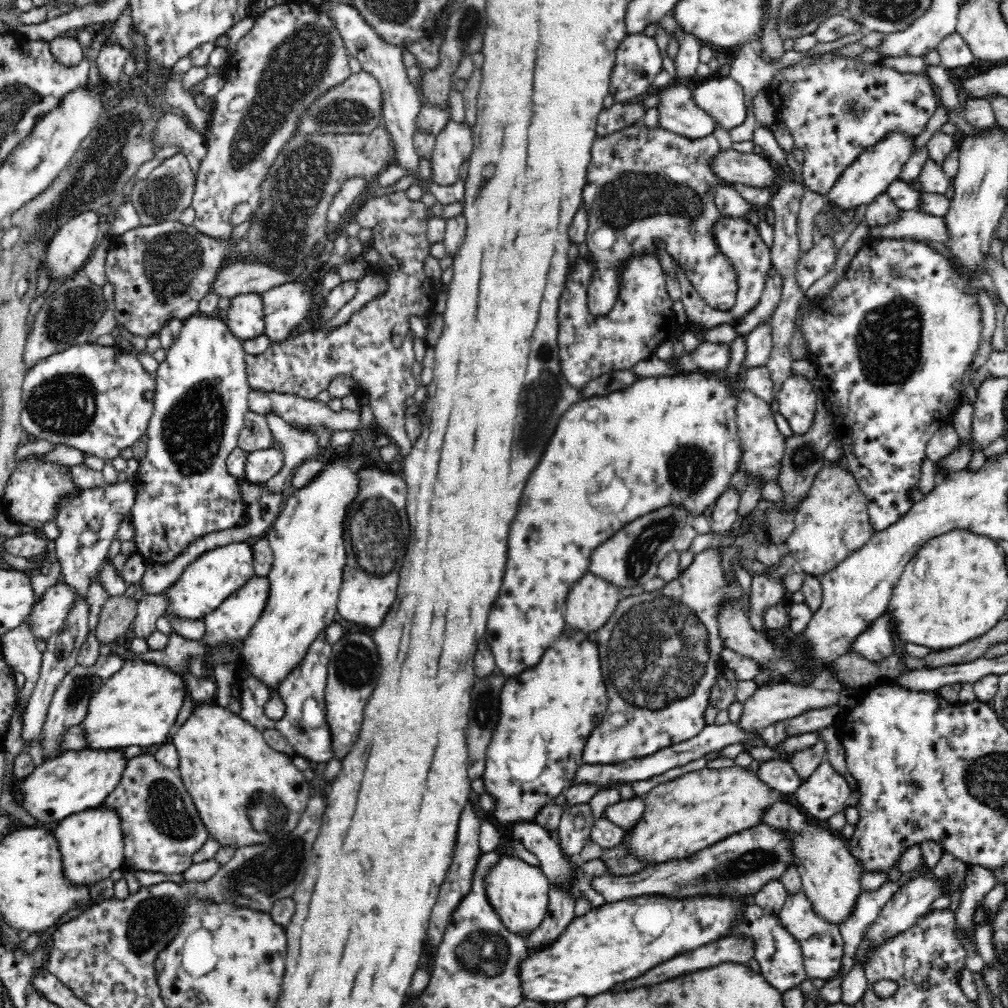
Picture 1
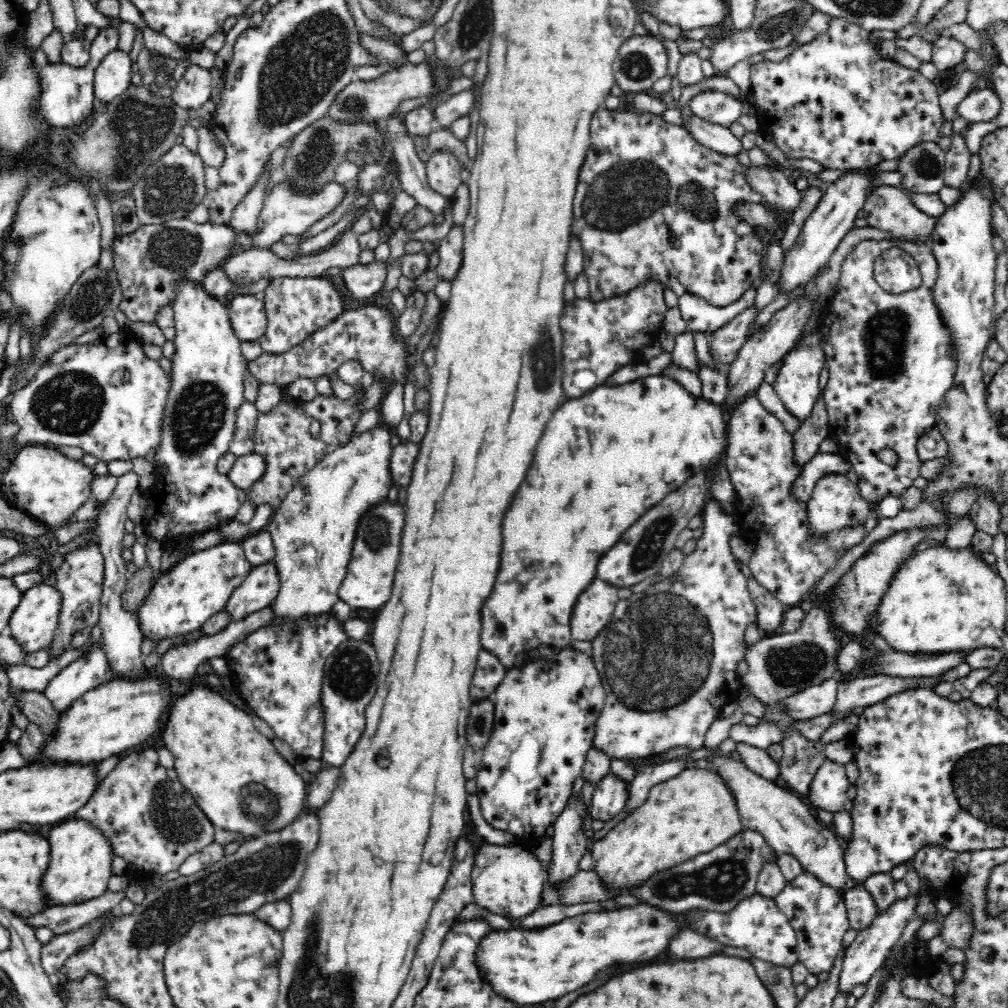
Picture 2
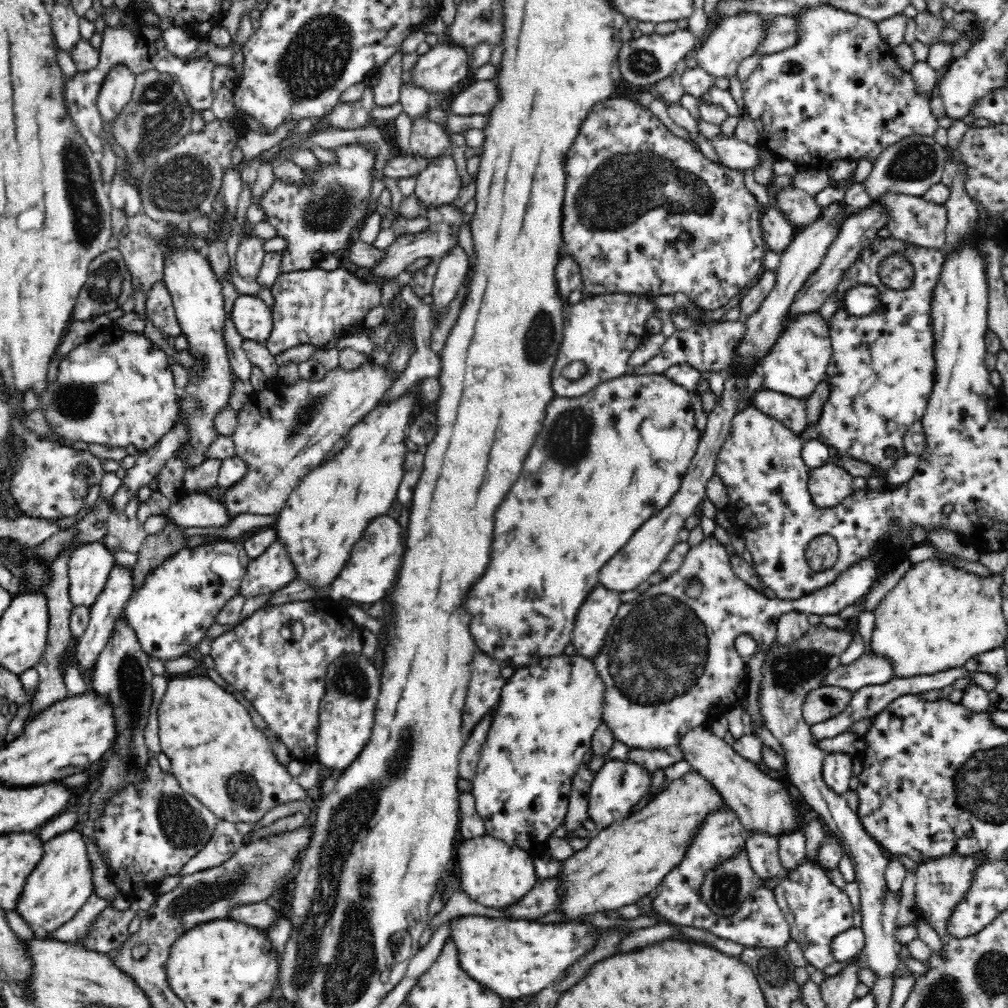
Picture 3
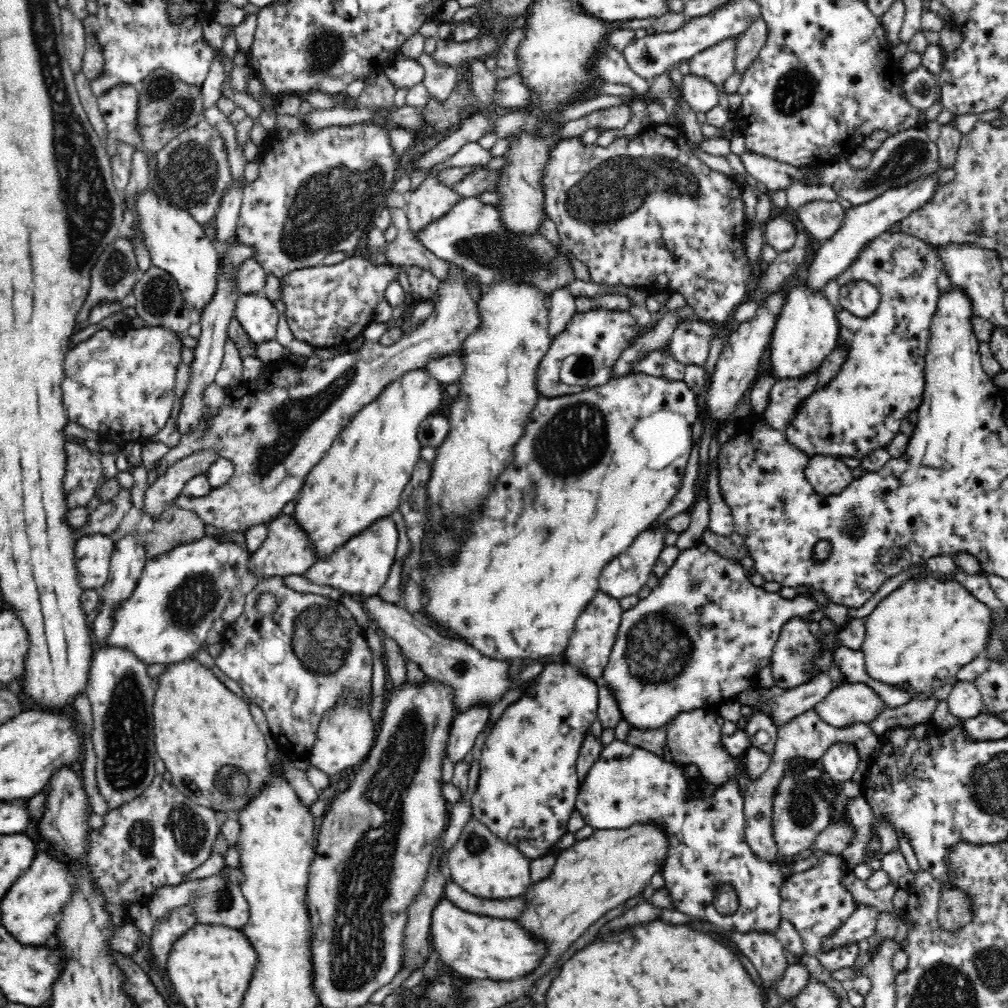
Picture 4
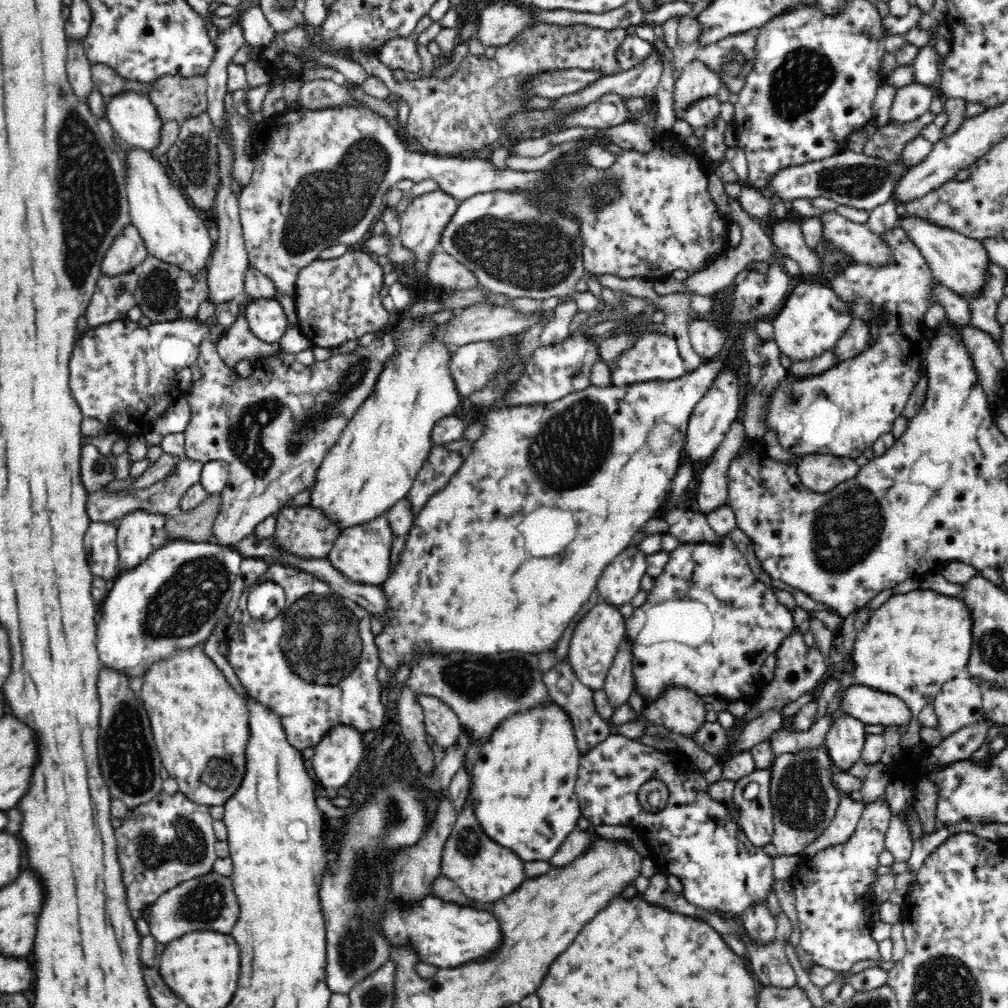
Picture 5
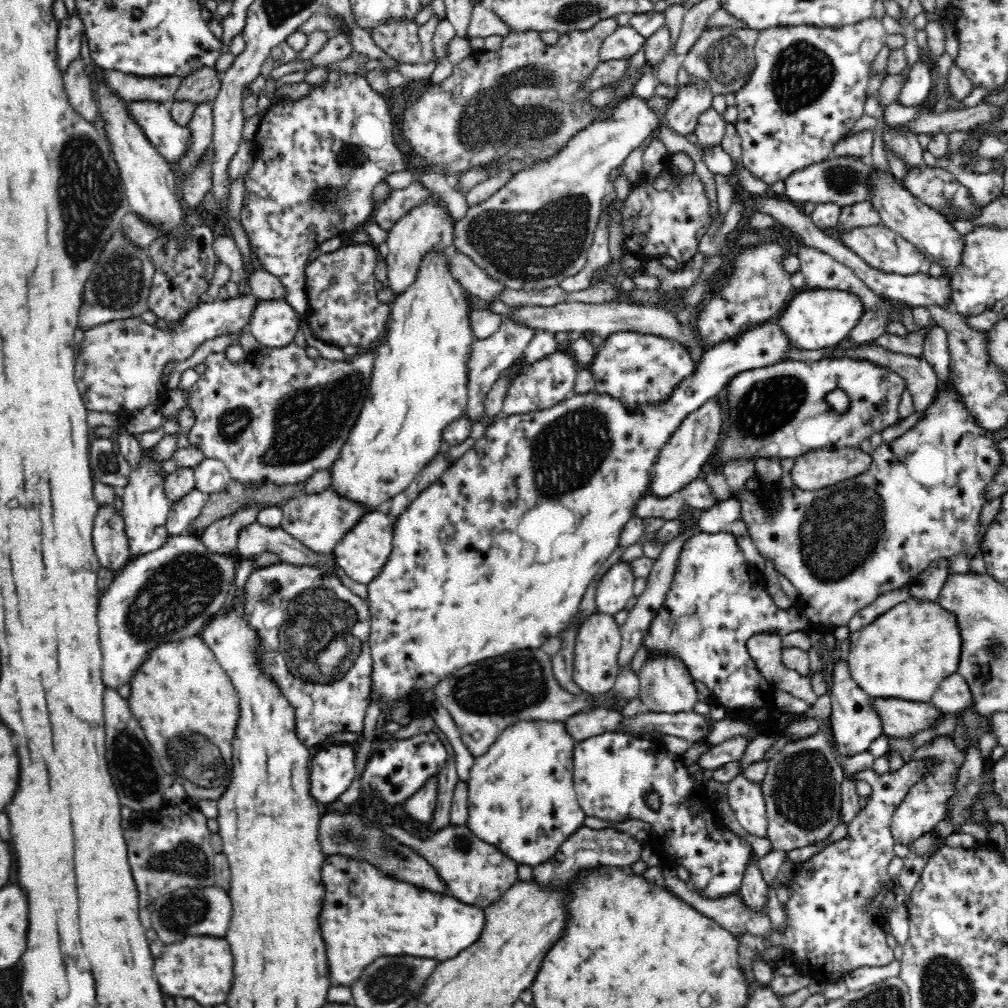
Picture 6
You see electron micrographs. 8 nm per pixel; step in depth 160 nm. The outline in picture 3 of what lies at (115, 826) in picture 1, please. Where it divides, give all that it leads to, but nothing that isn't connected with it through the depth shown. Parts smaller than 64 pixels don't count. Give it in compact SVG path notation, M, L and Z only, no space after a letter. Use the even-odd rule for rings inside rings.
M73 829L64 831L44 844L44 854L40 862L36 864L36 868L32 869L32 874L26 878L26 884L16 899L15 911L31 929L33 936L42 940L48 939L52 932L56 932L62 924L66 924L82 908L90 895L96 894L92 878L93 871L84 835Z

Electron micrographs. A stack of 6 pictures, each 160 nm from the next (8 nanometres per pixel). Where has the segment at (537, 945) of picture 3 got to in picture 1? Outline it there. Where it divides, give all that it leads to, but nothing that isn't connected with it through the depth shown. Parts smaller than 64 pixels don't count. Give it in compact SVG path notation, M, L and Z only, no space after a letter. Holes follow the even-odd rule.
M638 896L592 908L586 914L574 917L550 944L537 949L527 947L517 964L522 996L544 1004L566 1002L574 996L596 996L616 982L648 972L678 952L728 936L729 926L748 901L751 898L727 900L700 896L676 902L664 896ZM668 914L672 920L668 920Z

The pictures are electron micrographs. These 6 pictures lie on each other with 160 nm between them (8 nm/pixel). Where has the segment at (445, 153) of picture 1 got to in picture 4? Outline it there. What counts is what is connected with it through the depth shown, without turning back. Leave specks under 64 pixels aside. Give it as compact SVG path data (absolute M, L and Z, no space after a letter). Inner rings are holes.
M428 176L418 190L404 194L408 229L415 236L448 214L461 199L451 187L438 184L435 176Z

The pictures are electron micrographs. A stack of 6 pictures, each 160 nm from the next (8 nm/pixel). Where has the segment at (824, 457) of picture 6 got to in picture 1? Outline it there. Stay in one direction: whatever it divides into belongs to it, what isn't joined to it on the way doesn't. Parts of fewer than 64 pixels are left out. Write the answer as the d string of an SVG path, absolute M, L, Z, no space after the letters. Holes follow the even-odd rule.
M838 462L828 463L818 472L796 512L794 522L794 532L787 541L788 549L795 557L798 570L804 570L811 576L831 571L852 551L862 548L873 534L868 499L850 471L840 467Z

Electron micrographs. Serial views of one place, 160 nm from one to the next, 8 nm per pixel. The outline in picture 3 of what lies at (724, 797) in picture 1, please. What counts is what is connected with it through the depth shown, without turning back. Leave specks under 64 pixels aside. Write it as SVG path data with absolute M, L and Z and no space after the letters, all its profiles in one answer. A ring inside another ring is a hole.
M690 772L677 780L672 780L649 800L646 807L631 818L608 828L601 829L590 839L585 848L577 850L559 860L557 880L556 914L562 916L562 924L587 924L586 916L596 912L607 912L638 902L658 886L669 872L682 860L685 848L693 832L700 826L710 812L725 803L721 794L716 791L704 777Z

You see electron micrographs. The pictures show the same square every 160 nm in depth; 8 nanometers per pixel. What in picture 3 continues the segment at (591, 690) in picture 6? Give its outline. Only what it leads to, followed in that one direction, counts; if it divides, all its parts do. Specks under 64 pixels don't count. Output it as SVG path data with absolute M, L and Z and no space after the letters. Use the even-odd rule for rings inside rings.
M598 586L580 607L572 635L572 646L576 656L594 661L602 654L608 633L618 610L624 607L620 593Z

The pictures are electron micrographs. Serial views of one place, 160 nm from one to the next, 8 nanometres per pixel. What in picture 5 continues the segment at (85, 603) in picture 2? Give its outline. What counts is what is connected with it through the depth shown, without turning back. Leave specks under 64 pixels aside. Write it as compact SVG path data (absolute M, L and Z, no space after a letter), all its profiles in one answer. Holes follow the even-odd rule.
M110 521L90 523L85 535L85 548L94 575L114 580L122 571L117 549L117 528Z

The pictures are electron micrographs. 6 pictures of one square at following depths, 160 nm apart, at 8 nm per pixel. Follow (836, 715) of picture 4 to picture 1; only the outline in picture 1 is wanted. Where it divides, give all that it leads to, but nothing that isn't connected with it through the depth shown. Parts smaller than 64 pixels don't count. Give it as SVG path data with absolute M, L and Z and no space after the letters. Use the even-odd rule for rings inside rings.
M827 667L818 671L809 685L772 682L768 686L757 688L754 694L743 703L743 712L738 720L738 725L746 730L761 731L775 722L795 719L796 716L803 715L804 712L826 708L831 704L838 703L839 694L843 688L844 684Z

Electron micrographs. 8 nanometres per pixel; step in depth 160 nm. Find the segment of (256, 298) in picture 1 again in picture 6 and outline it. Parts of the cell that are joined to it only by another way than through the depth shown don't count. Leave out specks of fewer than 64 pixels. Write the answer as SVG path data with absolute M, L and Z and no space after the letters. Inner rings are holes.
M285 300L262 301L248 328L261 346L286 348L295 343L304 317Z

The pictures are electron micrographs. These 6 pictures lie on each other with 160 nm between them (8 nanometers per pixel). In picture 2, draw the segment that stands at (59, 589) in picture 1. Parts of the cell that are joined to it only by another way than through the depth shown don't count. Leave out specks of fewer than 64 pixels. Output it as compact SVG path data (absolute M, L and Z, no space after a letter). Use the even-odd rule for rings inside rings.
M40 583L22 592L20 602L8 619L6 632L20 647L24 659L27 656L32 656L34 652L48 650L52 645L54 634L58 628L61 604L61 593L50 585Z

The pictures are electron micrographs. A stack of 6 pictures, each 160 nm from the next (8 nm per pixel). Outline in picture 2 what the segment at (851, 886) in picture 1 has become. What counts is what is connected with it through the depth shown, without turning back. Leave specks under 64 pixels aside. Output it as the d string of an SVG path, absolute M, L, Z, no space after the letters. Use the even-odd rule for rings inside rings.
M708 753L705 759L710 771L716 773L732 793L744 830L762 835L764 842L776 855L792 853L798 857L802 870L811 872L826 885L845 890L848 880L844 862L845 845L831 828L818 823L800 797L784 790L781 782L755 774L746 764L734 760L732 755Z

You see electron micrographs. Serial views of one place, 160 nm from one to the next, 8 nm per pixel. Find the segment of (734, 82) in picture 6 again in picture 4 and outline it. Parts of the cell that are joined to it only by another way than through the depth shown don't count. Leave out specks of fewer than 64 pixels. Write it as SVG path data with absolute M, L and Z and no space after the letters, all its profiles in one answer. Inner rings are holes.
M764 19L756 20L754 24L735 37L733 42L734 71L740 77L755 62L759 50L764 46L766 40L766 23Z

